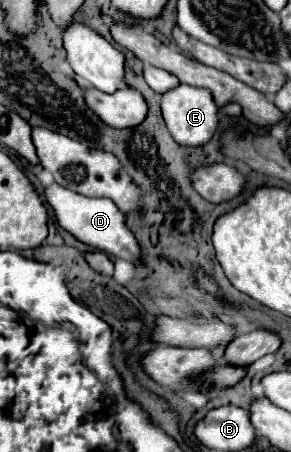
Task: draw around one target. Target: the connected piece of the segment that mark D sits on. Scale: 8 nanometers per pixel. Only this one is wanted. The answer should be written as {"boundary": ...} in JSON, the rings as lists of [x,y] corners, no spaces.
{"boundary":[[[52,183],[44,189],[44,199],[52,207],[58,225],[62,229],[66,229],[68,233],[72,233],[78,241],[82,241],[94,249],[106,251],[112,257],[126,259],[130,263],[138,263],[140,247],[138,247],[134,235],[124,225],[124,213],[112,203],[112,199],[86,197],[86,195],[80,195],[76,191],[66,189],[66,187],[60,187],[58,183]]]}

